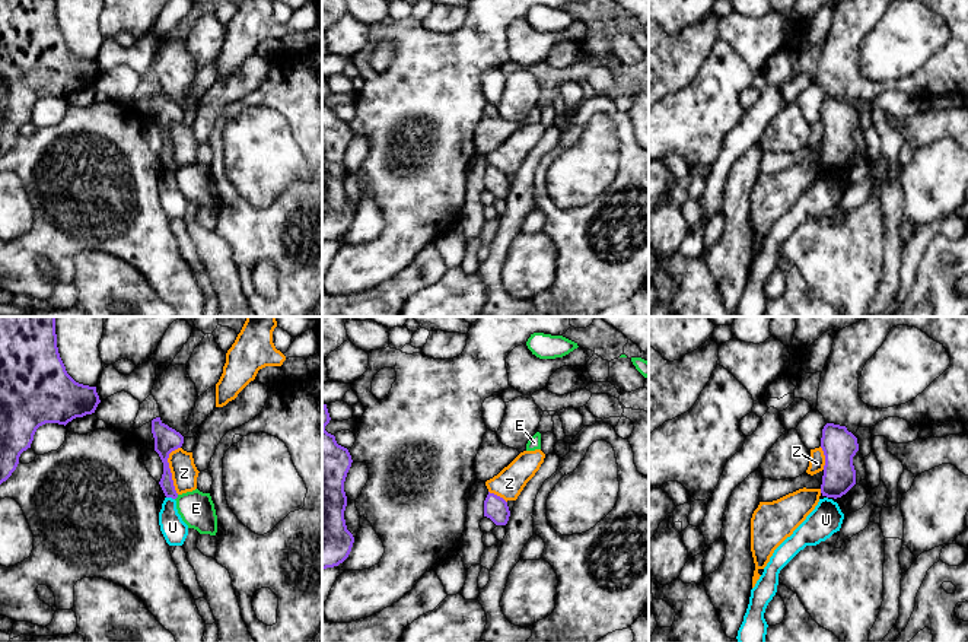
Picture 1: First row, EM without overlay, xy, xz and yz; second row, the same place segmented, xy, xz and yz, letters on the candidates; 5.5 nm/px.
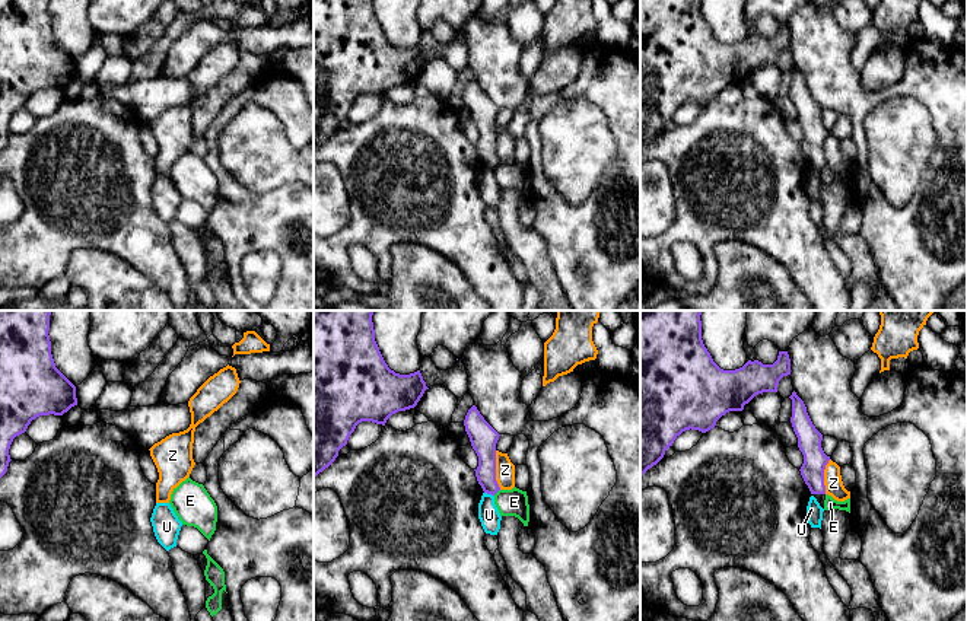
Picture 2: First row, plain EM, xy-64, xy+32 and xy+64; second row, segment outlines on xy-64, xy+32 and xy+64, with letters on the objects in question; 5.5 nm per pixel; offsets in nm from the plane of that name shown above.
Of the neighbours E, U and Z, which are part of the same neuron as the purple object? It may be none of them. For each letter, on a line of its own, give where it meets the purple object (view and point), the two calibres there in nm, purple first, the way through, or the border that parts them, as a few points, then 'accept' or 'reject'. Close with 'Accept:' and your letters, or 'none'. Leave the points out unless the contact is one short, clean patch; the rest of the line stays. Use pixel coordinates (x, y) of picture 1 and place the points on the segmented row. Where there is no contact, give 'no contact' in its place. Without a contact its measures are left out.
E: contact xy (177, 496); calibres 80 and 190 nm; border xy (178, 495), (175, 499); reject
U: contact xy (171, 496); calibres 80 and 140 nm; border xy (166, 496), (174, 499); reject
Z: contact xy (169, 469); calibres 140 and 140 nm; border xy (180, 447), (168, 458), (172, 485), (178, 493); reject
Accept: none

